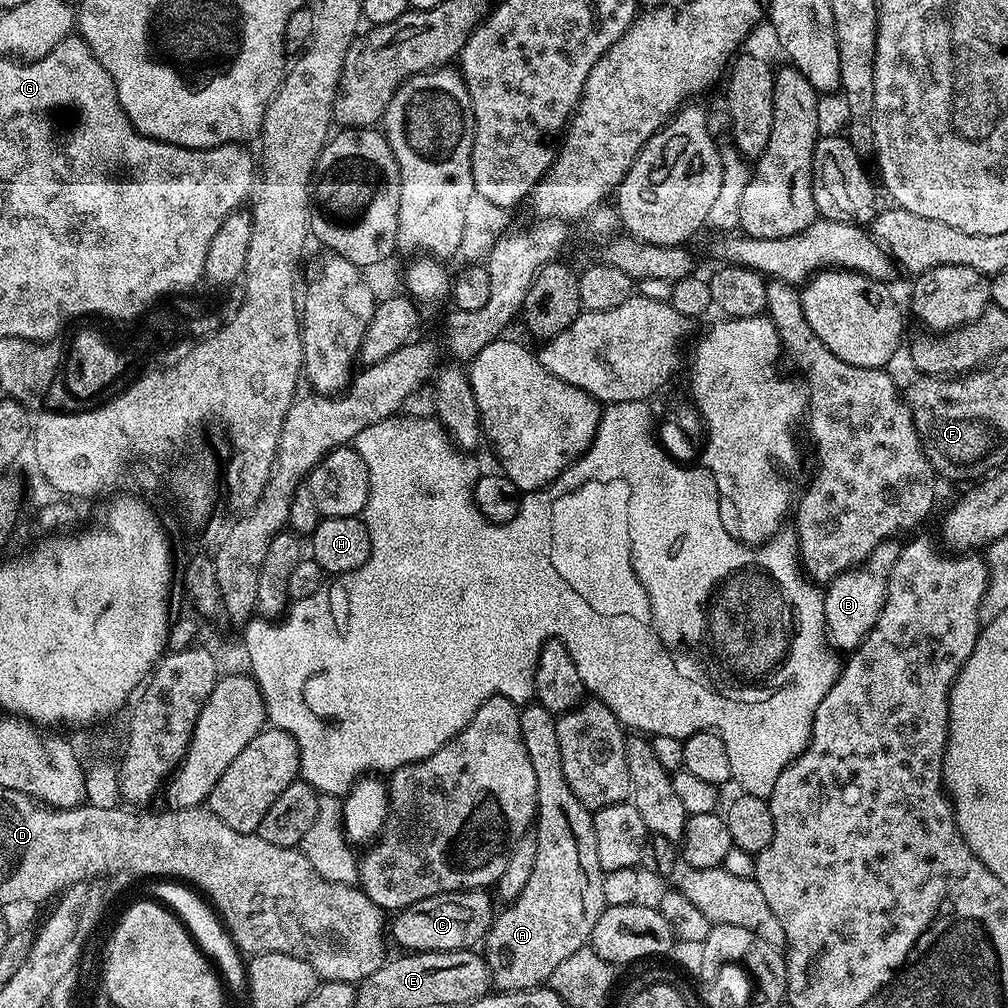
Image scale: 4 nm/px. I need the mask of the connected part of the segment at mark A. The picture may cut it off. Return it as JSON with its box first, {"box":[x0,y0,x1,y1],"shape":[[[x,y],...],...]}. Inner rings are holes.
{"box":[482,702,606,992],"shape":[[[529,702],[520,708],[520,729],[526,746],[526,754],[534,766],[536,775],[536,857],[534,870],[530,870],[530,882],[516,900],[507,905],[504,913],[497,915],[482,941],[482,952],[492,973],[491,987],[496,992],[531,992],[551,981],[558,962],[570,958],[574,950],[585,947],[591,941],[594,922],[604,913],[604,878],[606,873],[598,862],[598,842],[594,842],[592,812],[570,790],[566,774],[562,774],[562,756],[556,733],[557,717],[540,704]],[[576,836],[584,836],[584,860],[580,857],[580,844]]]}

